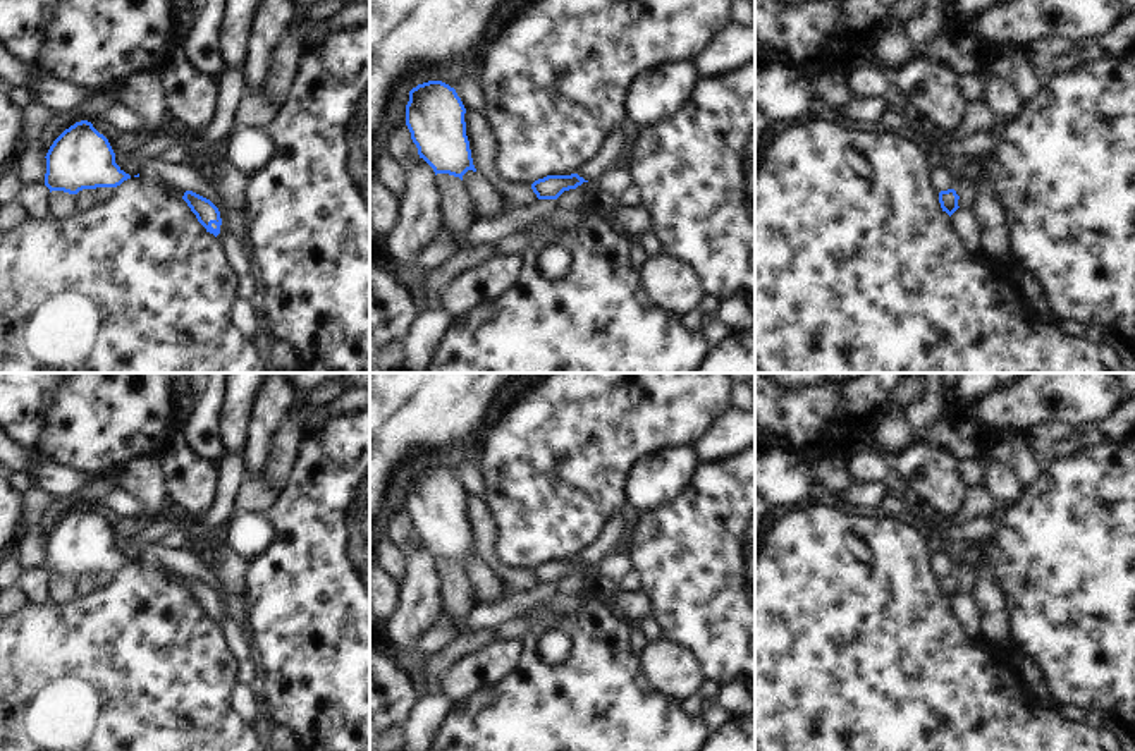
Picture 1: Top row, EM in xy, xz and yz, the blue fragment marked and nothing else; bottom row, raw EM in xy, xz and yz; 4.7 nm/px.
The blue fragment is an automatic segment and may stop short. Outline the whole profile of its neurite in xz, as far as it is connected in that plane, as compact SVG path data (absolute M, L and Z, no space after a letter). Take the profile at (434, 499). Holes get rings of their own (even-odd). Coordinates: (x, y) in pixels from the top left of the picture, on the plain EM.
M428 466L409 476L406 510L423 543L437 559L459 562L476 557L464 507L466 493L456 474Z

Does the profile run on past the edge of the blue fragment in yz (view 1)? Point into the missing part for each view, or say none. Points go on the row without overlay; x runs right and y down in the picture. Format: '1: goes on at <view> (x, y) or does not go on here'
1: does not go on here

